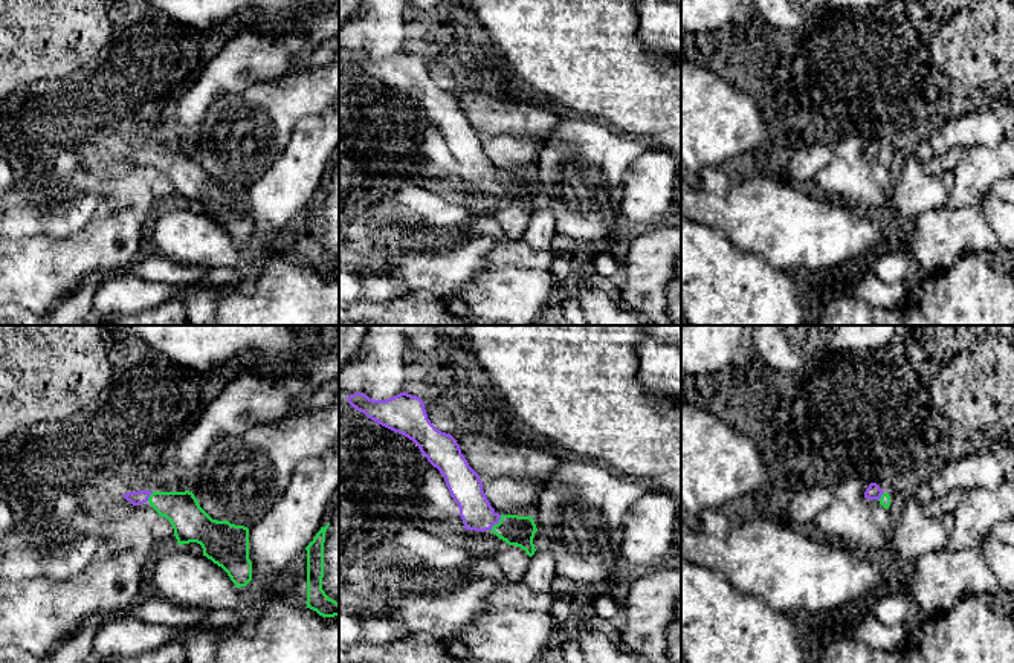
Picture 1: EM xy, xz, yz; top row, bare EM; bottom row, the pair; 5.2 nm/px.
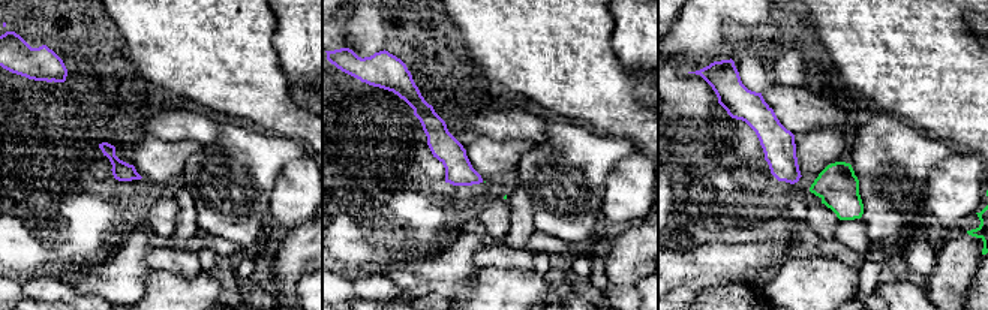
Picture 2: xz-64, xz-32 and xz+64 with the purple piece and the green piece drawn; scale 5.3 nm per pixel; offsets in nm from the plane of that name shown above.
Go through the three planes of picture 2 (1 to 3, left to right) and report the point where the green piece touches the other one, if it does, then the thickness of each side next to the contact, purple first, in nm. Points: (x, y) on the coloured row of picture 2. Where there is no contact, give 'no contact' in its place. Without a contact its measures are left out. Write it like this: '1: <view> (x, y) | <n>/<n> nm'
1: no contact
2: no contact
3: no contact

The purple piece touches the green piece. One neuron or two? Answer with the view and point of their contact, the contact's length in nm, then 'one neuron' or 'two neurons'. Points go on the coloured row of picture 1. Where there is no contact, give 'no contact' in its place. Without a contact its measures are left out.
contact xz (497, 523); length 110 nm; one neuron

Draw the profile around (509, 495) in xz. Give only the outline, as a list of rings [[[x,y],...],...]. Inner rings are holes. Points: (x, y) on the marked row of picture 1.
[[[495,477],[483,483],[490,506],[501,515],[531,516],[544,481],[516,477]]]

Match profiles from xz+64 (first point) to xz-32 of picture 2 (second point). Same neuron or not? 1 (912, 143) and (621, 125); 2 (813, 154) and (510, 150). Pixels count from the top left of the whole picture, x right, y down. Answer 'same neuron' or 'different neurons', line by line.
1: different neurons
2: same neuron

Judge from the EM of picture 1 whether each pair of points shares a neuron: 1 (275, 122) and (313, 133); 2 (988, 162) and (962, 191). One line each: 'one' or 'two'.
1: two
2: one

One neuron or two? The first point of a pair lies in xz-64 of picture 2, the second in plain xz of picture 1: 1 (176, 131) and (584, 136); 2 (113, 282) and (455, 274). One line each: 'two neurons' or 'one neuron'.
1: two neurons
2: one neuron

